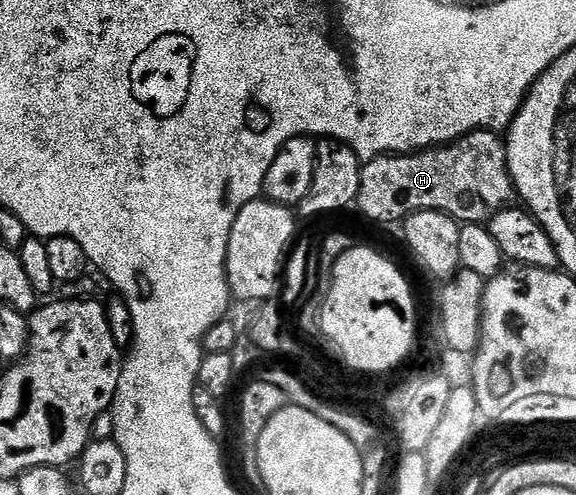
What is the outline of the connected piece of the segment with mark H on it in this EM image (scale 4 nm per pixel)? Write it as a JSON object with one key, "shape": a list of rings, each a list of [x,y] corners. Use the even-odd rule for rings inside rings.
{"shape":[[[481,130],[423,152],[371,157],[360,169],[355,207],[376,224],[392,224],[416,212],[434,210],[454,217],[461,225],[487,225],[516,196],[508,172],[508,145],[496,136],[495,131]]]}

